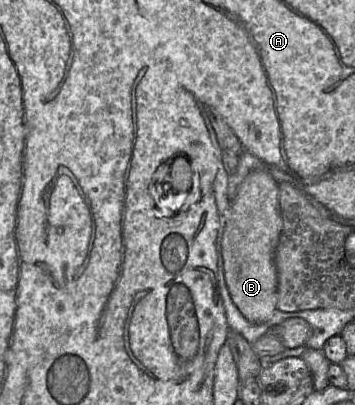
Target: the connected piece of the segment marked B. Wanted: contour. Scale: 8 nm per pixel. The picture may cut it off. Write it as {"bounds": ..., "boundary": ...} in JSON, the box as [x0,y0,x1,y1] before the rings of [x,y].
{"bounds":[222,171,283,324],"boundary":[[[251,171],[238,187],[233,200],[228,201],[226,224],[222,238],[222,260],[226,286],[234,304],[253,324],[269,320],[277,310],[278,277],[275,263],[276,248],[283,227],[279,206],[279,185],[265,171]]]}

